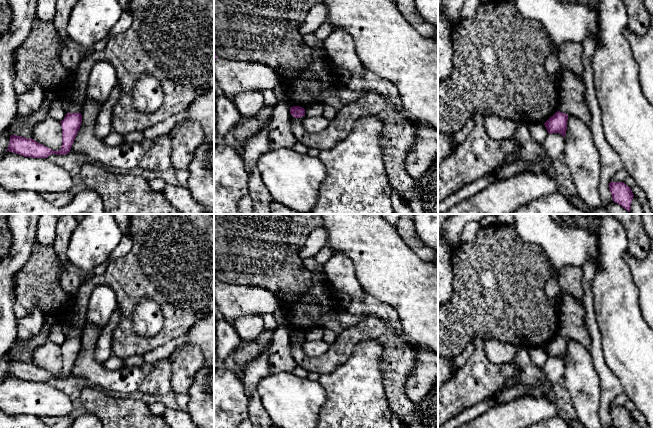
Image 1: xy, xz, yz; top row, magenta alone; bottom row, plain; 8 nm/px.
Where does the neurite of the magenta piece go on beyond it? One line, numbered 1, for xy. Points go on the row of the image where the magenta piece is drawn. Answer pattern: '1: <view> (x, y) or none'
1: none

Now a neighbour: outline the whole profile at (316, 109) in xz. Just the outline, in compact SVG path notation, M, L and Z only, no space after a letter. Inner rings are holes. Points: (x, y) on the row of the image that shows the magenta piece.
M316 103L305 109L305 116L321 116L323 113L323 105Z

